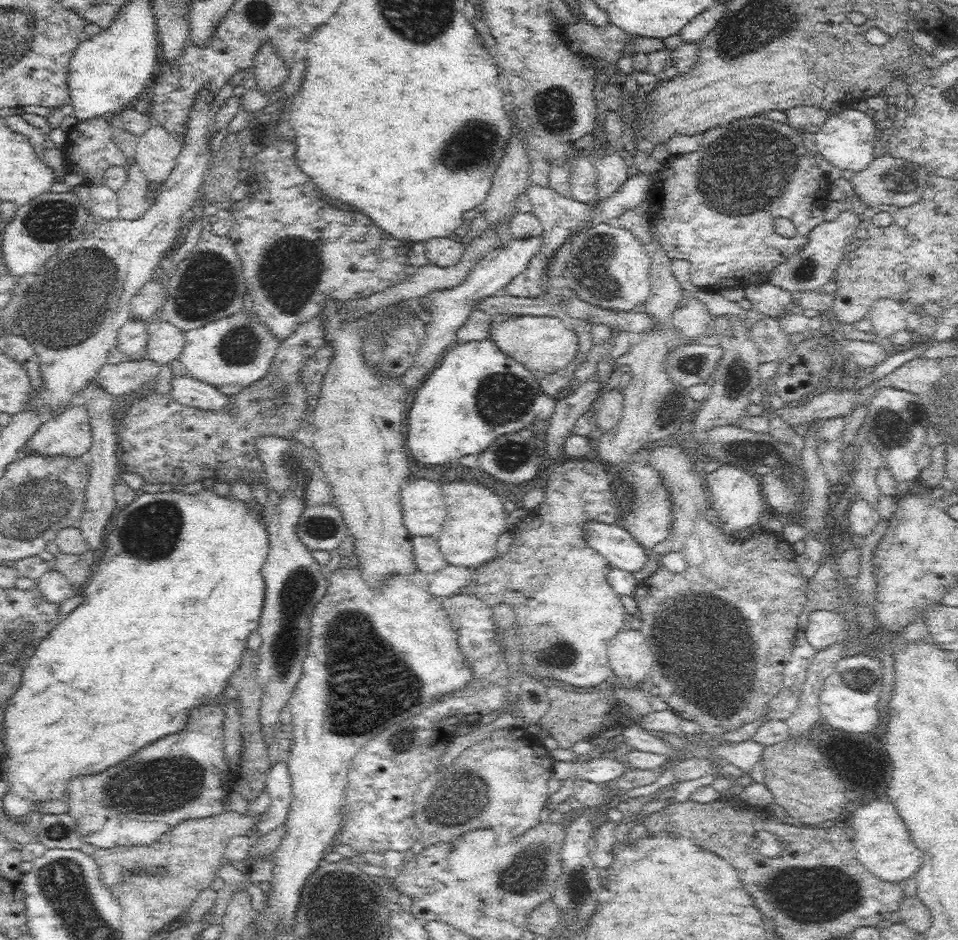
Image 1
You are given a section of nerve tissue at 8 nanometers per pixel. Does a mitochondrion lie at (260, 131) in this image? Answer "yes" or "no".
no

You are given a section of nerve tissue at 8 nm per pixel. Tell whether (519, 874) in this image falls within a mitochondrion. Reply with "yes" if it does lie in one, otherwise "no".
yes

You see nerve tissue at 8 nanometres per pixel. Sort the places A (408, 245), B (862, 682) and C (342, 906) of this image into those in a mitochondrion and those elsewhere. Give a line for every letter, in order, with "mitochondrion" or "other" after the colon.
A: other
B: mitochondrion
C: mitochondrion

